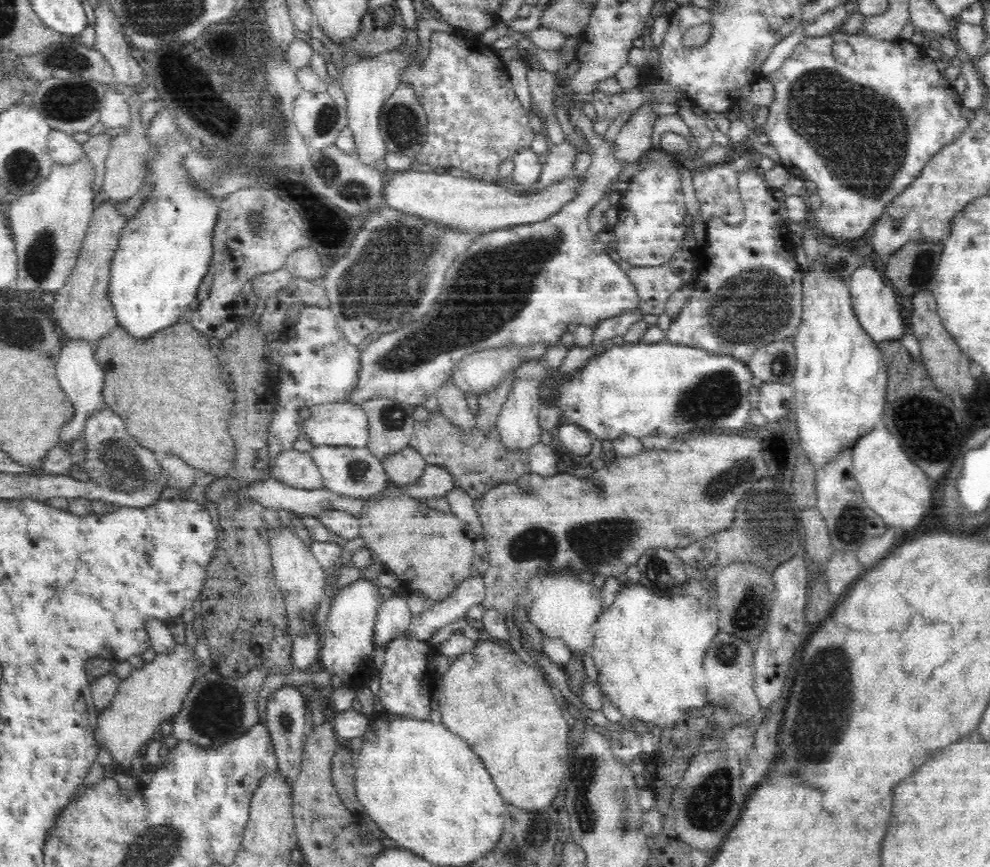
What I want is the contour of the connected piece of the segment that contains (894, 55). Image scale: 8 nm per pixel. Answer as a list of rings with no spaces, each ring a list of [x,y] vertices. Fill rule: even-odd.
[[[862,28],[858,29],[857,32],[852,32],[852,34],[850,32],[835,31],[820,36],[805,35],[803,40],[796,44],[792,54],[776,70],[768,72],[766,76],[761,76],[764,83],[768,83],[768,87],[770,87],[770,102],[766,104],[768,108],[766,122],[760,127],[770,139],[768,140],[768,148],[772,146],[776,150],[773,157],[779,164],[786,167],[790,174],[817,183],[817,190],[823,199],[823,205],[810,216],[813,227],[816,230],[824,231],[826,236],[831,237],[833,240],[852,239],[862,236],[872,224],[877,222],[878,217],[890,200],[902,192],[918,176],[918,172],[920,172],[920,168],[924,166],[926,160],[938,148],[953,140],[953,137],[959,134],[958,130],[966,124],[966,119],[961,116],[960,112],[961,97],[950,83],[942,79],[934,59],[934,54],[926,52],[923,48],[911,48],[900,38],[882,38]],[[838,42],[842,42],[842,46],[846,44],[850,48],[850,54],[848,54],[848,58],[844,62],[838,60],[838,56],[832,50],[834,44],[838,44]]]

